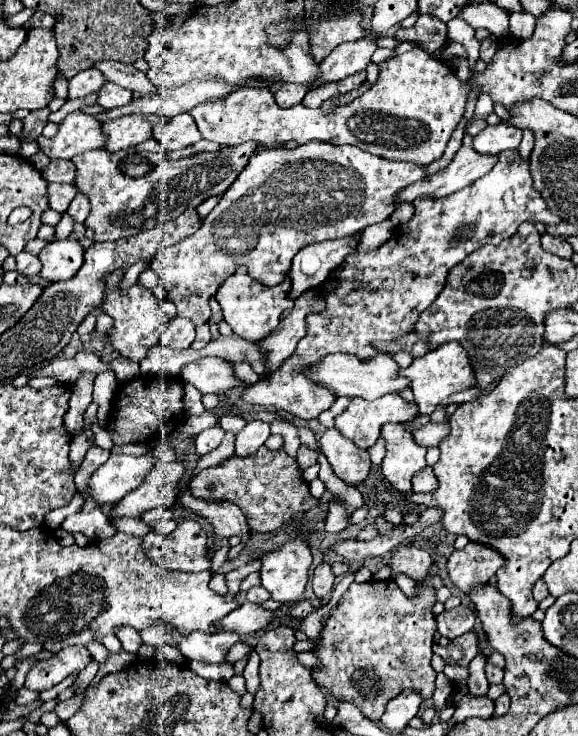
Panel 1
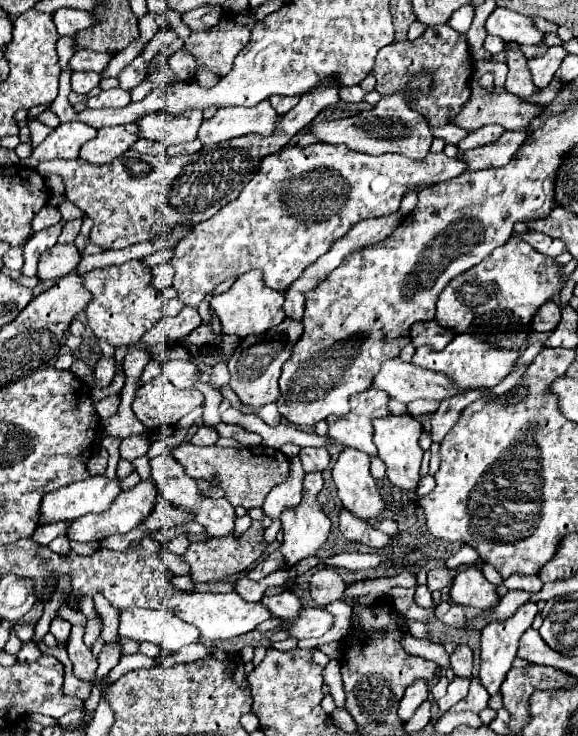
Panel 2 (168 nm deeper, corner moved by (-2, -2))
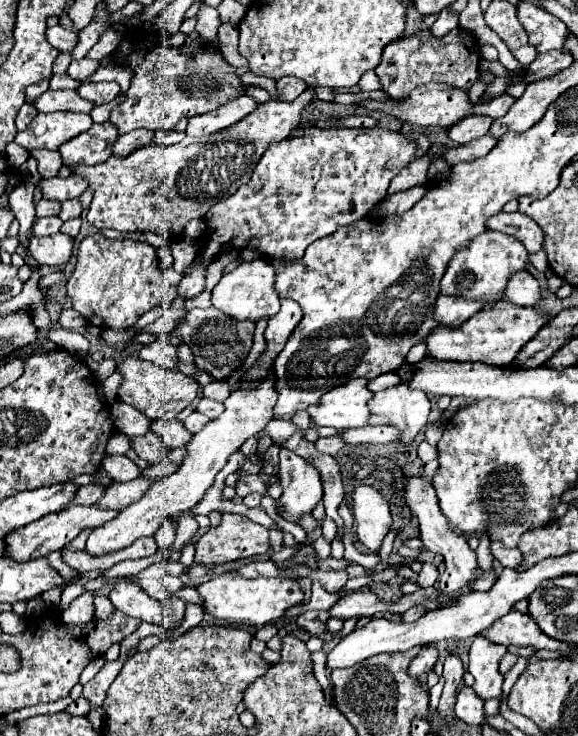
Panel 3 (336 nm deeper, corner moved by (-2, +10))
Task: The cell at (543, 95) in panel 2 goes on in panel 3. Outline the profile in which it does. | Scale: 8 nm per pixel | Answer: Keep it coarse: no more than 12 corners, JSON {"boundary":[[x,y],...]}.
{"boundary":[[507,93],[478,104],[471,115],[500,118],[515,99]]}

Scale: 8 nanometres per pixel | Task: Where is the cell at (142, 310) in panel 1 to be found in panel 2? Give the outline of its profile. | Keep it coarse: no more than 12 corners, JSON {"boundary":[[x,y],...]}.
{"boundary":[[142,260],[84,276],[88,326],[136,346],[164,316]]}

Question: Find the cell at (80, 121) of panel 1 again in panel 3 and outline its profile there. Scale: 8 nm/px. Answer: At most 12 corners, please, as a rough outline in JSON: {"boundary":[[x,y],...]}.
{"boundary":[[38,114],[14,142],[58,150],[92,126],[88,114]]}

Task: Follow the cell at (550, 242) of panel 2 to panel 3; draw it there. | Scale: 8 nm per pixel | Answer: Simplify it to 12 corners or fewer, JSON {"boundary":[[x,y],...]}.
{"boundary":[[492,216],[486,226],[510,234],[530,254],[542,250],[544,232],[528,216]]}

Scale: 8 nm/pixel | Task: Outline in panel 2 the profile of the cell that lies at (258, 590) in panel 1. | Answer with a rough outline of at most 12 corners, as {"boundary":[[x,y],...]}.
{"boundary":[[292,592],[264,596],[260,602],[288,626],[302,610]]}

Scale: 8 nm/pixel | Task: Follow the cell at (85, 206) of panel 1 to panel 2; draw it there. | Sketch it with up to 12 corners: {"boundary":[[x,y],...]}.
{"boundary":[[82,218],[66,222],[58,242],[74,242]]}

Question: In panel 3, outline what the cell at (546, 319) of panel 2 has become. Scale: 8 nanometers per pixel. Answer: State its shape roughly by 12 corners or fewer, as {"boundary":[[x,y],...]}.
{"boundary":[[530,272],[512,276],[506,298],[516,306],[540,308],[542,290]]}

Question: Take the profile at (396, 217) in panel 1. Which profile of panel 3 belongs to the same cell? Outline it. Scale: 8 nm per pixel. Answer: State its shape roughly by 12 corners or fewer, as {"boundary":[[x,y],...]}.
{"boundary":[[414,160],[394,180],[388,194],[428,182],[430,160]]}

